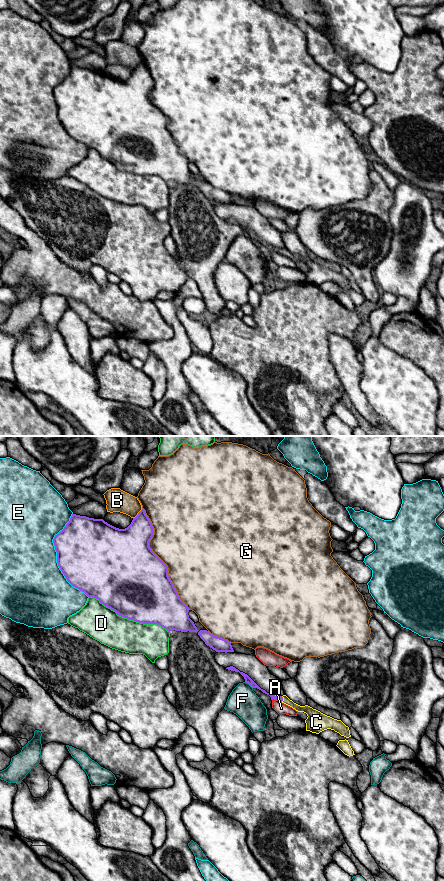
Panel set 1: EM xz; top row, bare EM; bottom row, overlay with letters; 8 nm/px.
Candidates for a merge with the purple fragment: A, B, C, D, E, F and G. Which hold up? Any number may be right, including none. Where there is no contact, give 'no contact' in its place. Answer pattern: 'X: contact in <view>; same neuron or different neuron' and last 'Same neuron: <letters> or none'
A: contact in xz; different neuron
B: contact in xz; different neuron
C: contact in xz; same neuron
D: contact in xz; different neuron
E: contact in xz; different neuron
F: contact in xz; different neuron
G: contact in xz; different neuron
Same neuron: C

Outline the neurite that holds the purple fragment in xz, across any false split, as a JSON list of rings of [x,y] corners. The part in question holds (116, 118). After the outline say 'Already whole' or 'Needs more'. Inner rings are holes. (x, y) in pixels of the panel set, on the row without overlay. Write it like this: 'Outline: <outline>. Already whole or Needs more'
Outline: [[[142,61],[125,81],[116,80],[103,71],[94,71],[72,66],[64,81],[55,87],[53,95],[57,104],[57,115],[67,133],[88,149],[94,149],[117,167],[143,176],[157,176],[167,183],[197,184],[189,170],[189,160],[180,151],[168,128],[167,117],[152,103],[149,94],[154,80],[145,62]]]. Already whole

